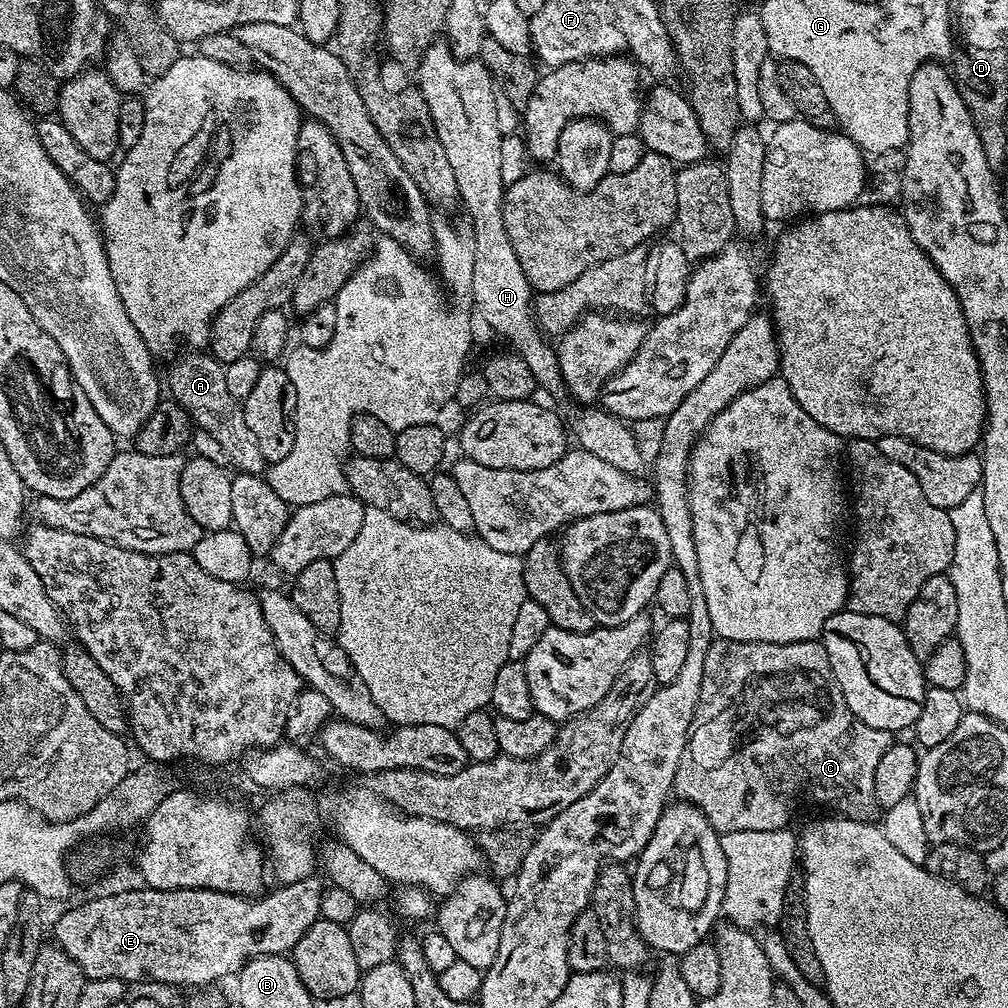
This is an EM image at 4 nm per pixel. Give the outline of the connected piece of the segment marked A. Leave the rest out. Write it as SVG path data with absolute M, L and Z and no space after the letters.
M188 350L172 364L166 376L166 388L171 399L181 404L192 419L193 425L200 428L224 451L223 459L233 469L241 472L263 473L266 462L262 458L262 450L258 450L258 442L254 439L250 426L246 426L244 409L241 401L230 398L230 389L226 386L224 365L215 356L204 350Z

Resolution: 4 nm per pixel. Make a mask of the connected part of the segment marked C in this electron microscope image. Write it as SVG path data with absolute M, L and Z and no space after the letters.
M716 638L706 653L706 663L702 670L702 690L698 698L692 728L688 732L688 744L676 771L674 792L683 803L692 804L710 822L710 826L723 834L732 831L778 831L787 829L792 823L792 815L800 804L817 804L820 808L833 808L845 820L872 822L877 819L878 805L874 798L874 770L882 759L882 754L894 742L893 733L866 726L846 706L846 698L832 673L830 658L819 639L790 642L789 644L751 644Z

